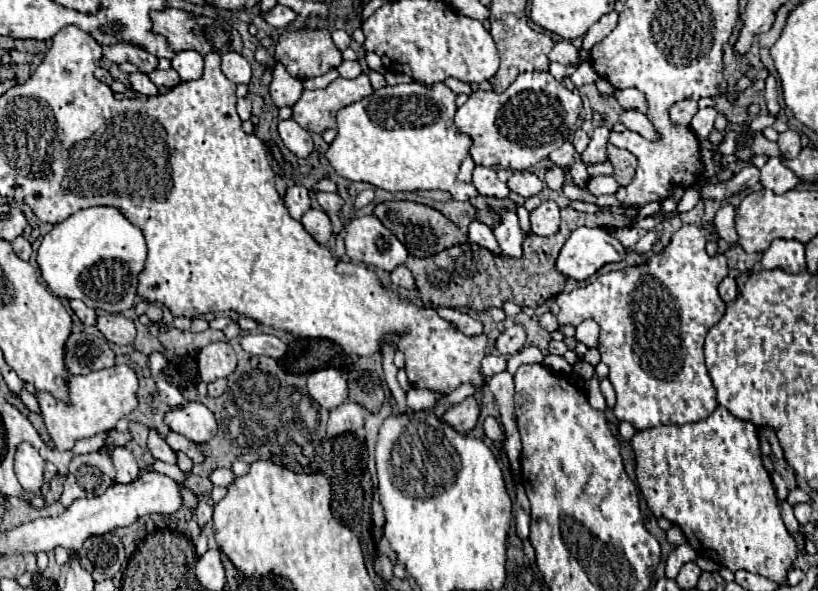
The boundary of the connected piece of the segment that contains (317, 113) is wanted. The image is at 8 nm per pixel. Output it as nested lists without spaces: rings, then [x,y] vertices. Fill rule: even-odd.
[[[366,74],[354,80],[336,78],[322,90],[304,90],[302,98],[292,106],[292,118],[306,130],[322,134],[328,128],[336,128],[336,112],[352,102],[370,96],[374,90]]]

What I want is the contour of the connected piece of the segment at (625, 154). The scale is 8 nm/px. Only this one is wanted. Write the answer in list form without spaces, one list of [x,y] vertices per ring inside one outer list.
[[[608,144],[608,158],[610,158],[610,164],[614,166],[614,178],[620,180],[623,186],[630,184],[638,164],[636,156],[630,154],[628,150],[616,148],[614,144]]]

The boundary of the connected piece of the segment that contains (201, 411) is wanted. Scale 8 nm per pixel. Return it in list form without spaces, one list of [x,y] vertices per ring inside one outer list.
[[[188,402],[182,408],[170,410],[166,414],[166,424],[174,432],[186,436],[188,440],[192,440],[196,444],[208,442],[218,432],[214,414],[200,402]]]

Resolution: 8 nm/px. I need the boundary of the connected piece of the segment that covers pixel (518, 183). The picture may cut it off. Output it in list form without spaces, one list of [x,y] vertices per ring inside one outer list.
[[[522,170],[522,172],[512,174],[512,178],[508,180],[508,188],[520,194],[522,198],[530,198],[542,190],[542,180],[530,170]]]

